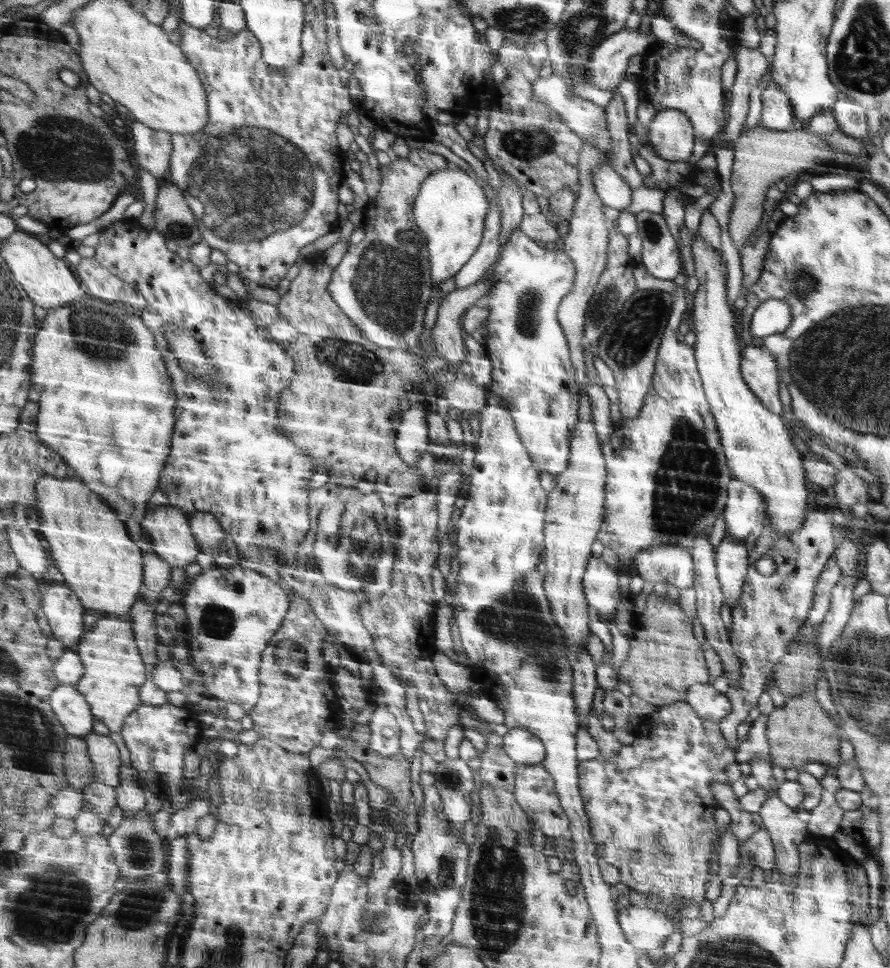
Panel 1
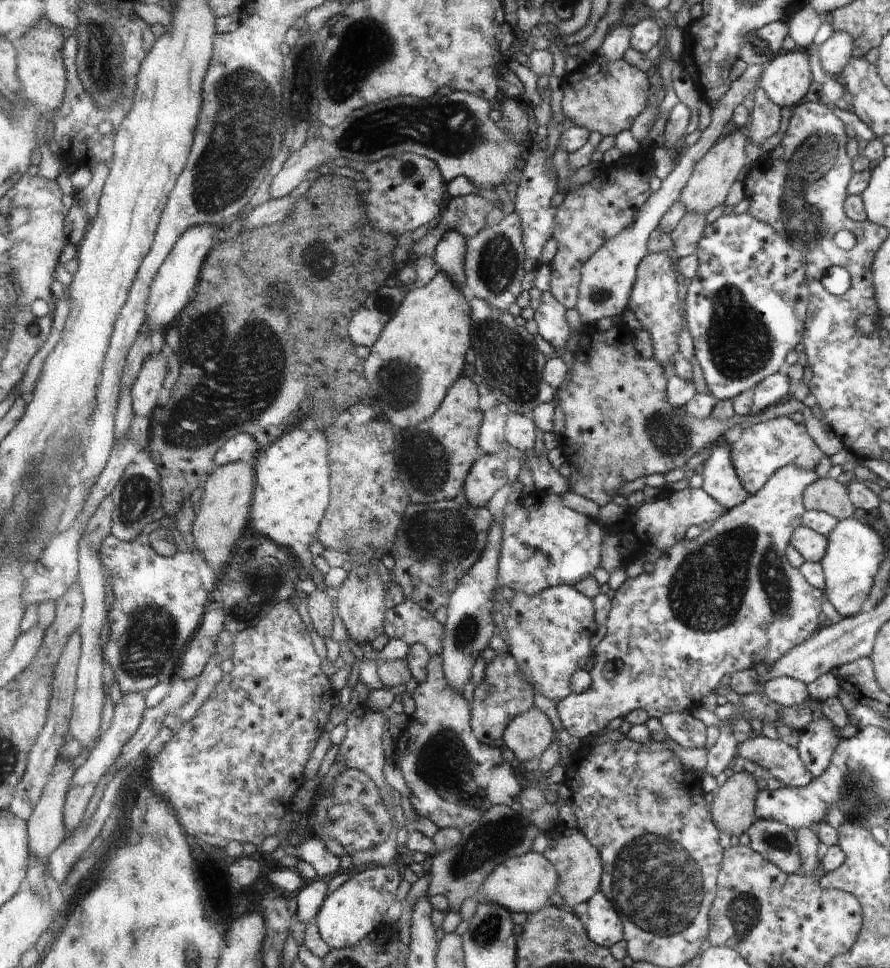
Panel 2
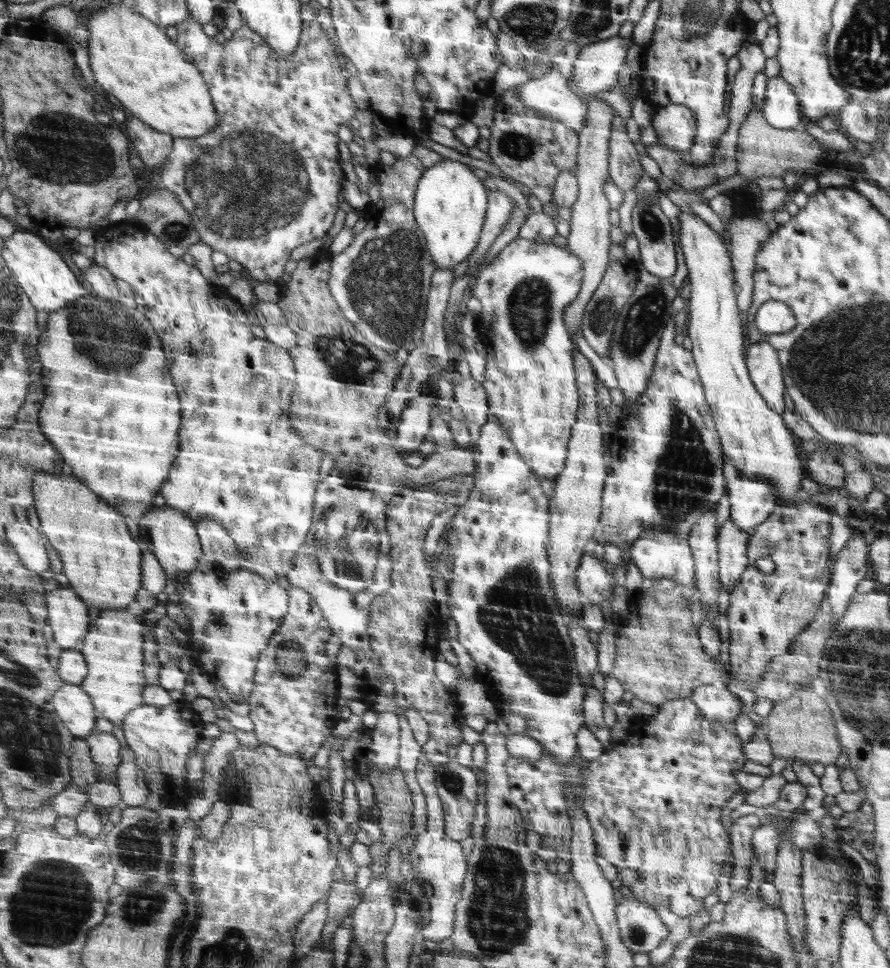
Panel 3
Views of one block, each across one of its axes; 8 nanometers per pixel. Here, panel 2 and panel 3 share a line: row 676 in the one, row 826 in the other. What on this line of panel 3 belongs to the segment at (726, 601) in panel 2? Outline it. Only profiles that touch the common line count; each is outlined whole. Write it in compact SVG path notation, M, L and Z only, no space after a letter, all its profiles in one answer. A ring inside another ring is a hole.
M677 698L677 700L669 700L665 704L659 706L659 710L649 718L649 728L647 728L647 734L643 738L629 738L627 742L621 742L615 750L607 750L605 754L601 754L599 758L591 760L585 764L583 768L583 810L587 814L587 820L589 820L589 828L591 828L591 834L593 834L593 840L595 840L595 846L597 846L597 854L603 856L607 862L611 862L617 870L617 878L623 886L627 886L633 894L633 898L637 902L645 902L649 904L651 908L661 908L665 906L667 910L671 910L673 914L677 916L685 916L689 914L691 918L699 914L699 908L701 908L701 900L715 888L715 882L721 874L721 866L723 862L729 858L729 836L727 832L723 830L721 826L721 820L719 820L719 814L721 812L713 812L709 808L709 802L711 806L723 806L725 802L731 800L731 796L735 794L735 790L739 788L735 784L735 778L731 776L731 770L737 770L737 768L743 768L741 764L745 762L745 756L741 754L741 744L737 740L737 736L725 728L721 728L721 724L713 724L709 720L705 720L705 716L701 714L701 710L697 708L697 704L691 700L691 698Z

